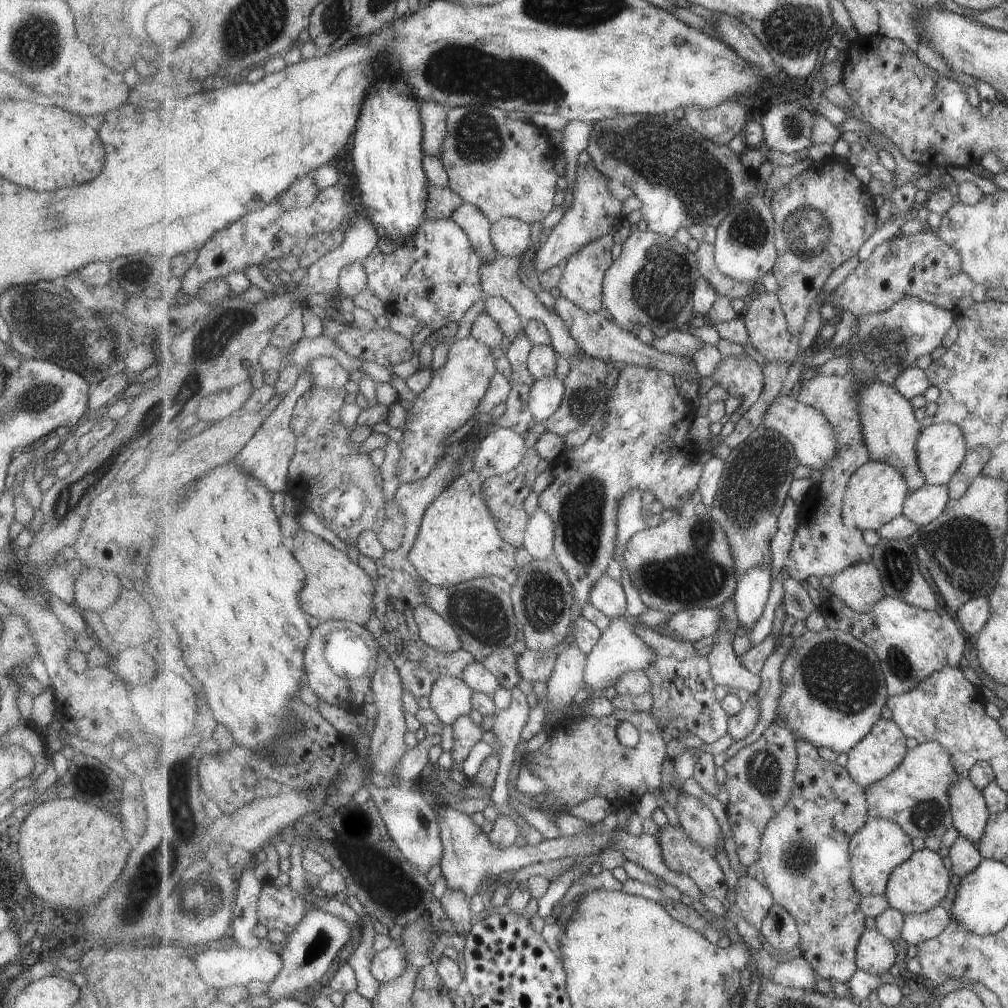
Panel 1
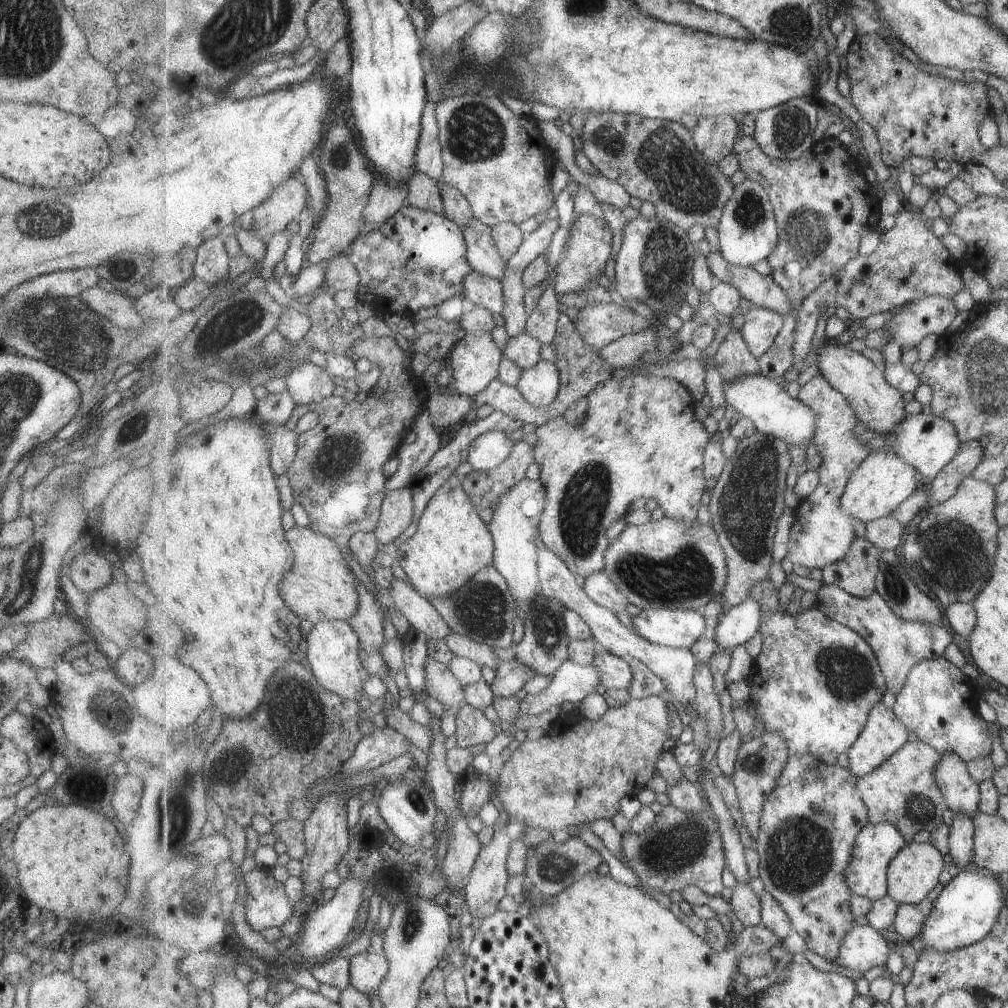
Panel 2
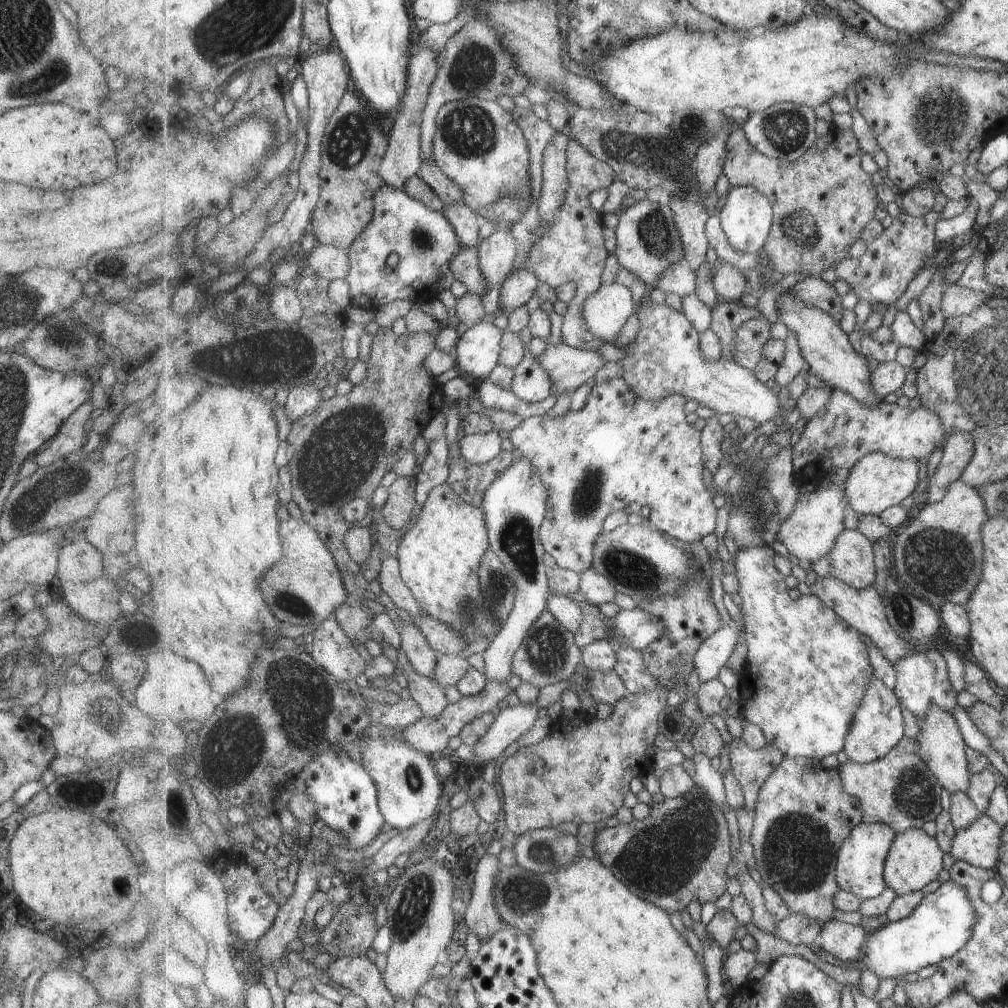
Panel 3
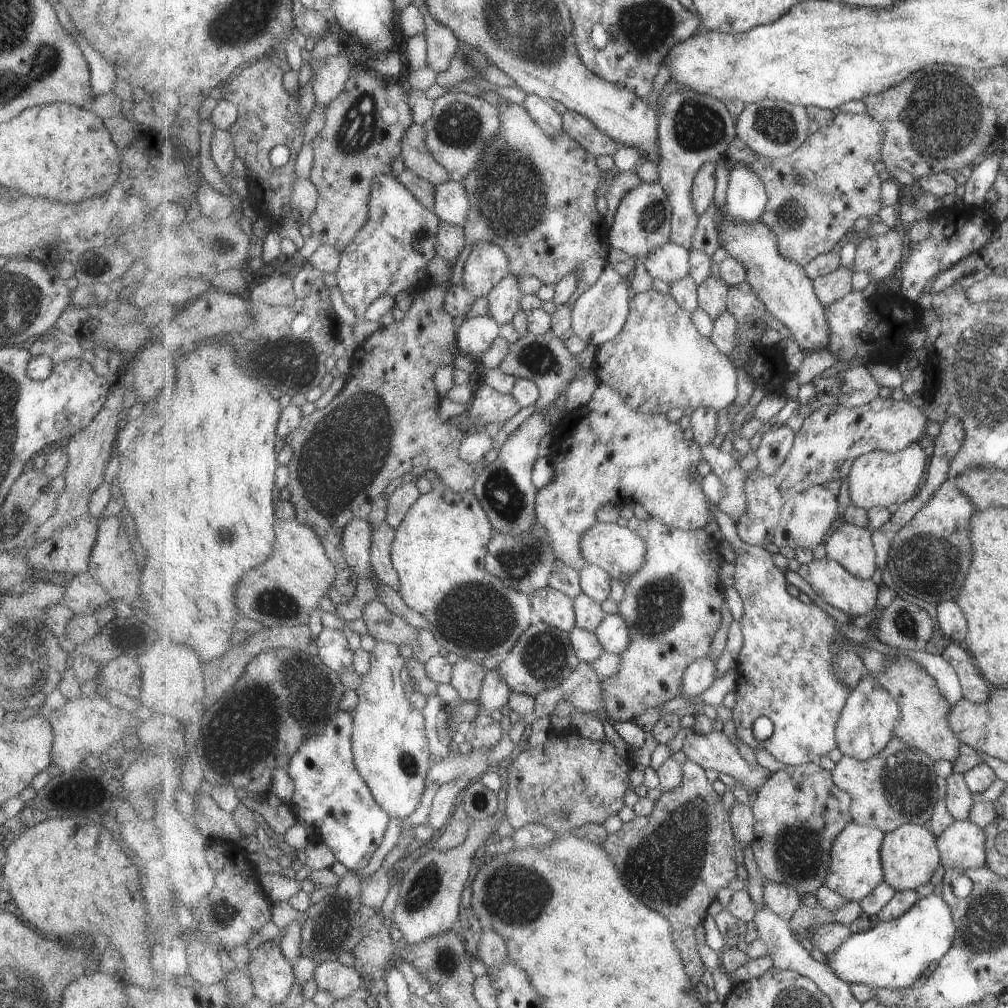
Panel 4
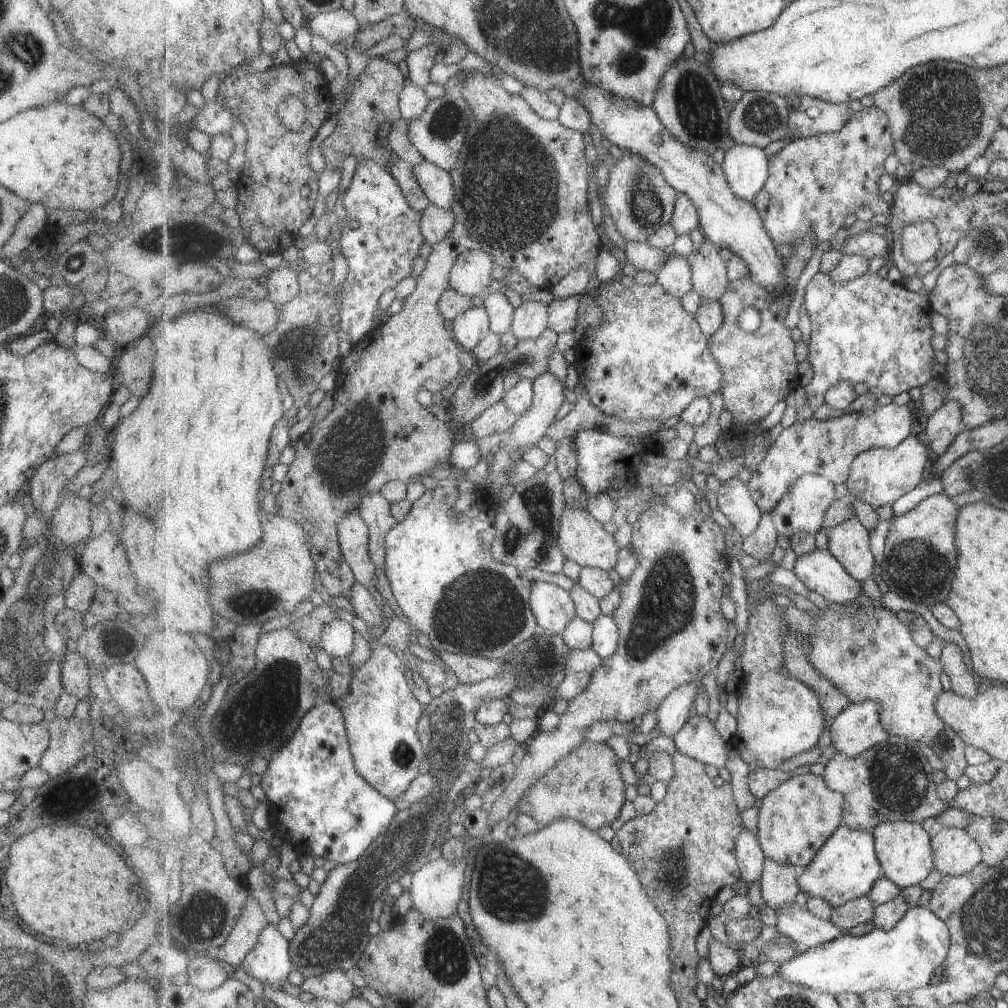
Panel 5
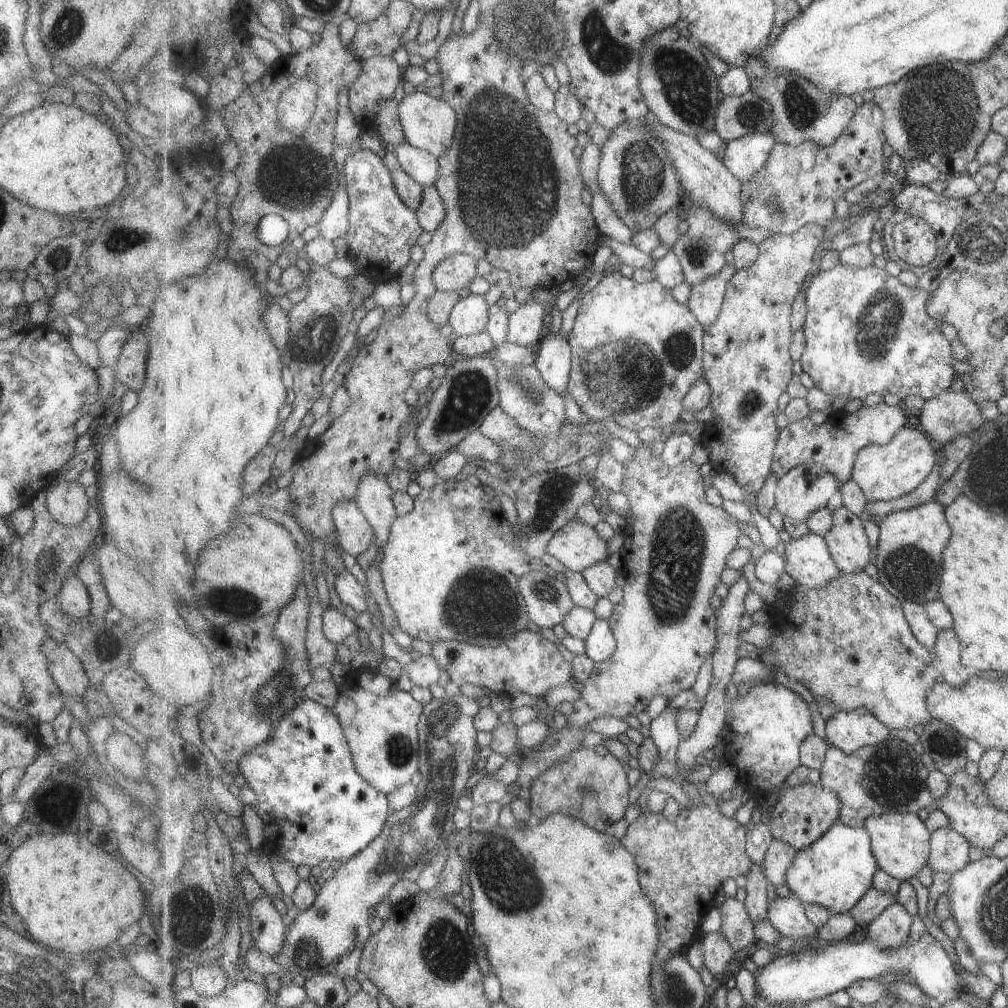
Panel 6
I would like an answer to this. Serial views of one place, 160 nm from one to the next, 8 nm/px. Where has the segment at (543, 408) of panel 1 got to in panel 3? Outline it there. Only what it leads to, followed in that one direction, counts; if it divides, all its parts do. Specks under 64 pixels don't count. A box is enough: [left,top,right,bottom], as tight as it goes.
[511,326,552,403]

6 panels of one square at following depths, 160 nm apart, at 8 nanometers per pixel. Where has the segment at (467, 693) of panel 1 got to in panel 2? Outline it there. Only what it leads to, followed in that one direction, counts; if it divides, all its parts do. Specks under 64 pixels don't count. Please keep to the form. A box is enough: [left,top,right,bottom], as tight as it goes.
[425,656,465,706]

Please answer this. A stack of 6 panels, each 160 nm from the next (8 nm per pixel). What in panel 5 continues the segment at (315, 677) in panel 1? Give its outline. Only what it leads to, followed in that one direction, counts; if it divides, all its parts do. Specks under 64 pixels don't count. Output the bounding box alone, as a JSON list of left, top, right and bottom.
[322,619,356,658]

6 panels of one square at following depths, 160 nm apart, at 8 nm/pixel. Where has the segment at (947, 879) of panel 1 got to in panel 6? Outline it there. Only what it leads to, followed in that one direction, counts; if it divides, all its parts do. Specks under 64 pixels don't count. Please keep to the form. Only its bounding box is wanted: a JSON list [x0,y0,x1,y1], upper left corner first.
[865,813,932,881]

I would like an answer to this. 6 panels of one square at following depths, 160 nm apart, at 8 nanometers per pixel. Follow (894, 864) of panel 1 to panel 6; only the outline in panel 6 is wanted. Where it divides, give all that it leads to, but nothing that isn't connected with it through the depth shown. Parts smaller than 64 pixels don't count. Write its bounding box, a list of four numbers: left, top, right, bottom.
[786,822,880,915]

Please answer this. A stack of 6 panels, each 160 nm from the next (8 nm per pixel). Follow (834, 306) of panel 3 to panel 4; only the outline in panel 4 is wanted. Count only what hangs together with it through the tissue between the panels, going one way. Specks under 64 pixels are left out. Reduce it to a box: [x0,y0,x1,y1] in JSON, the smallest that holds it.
[814,265,855,306]

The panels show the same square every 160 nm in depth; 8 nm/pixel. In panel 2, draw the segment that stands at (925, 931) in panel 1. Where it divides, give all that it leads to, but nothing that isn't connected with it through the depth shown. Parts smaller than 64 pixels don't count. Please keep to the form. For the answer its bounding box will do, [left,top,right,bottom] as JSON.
[894,897,934,942]

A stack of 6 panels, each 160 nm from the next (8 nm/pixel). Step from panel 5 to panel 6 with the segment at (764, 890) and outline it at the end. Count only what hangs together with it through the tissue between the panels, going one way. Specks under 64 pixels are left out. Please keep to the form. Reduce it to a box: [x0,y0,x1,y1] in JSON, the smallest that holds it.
[764,839,798,886]

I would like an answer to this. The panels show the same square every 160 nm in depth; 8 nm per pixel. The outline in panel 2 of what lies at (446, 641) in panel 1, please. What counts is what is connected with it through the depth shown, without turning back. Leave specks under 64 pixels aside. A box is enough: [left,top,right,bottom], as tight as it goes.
[389,577,453,639]

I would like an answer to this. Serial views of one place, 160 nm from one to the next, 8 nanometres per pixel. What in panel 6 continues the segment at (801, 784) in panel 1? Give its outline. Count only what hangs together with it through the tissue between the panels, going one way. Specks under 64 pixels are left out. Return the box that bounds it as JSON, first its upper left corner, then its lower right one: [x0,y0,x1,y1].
[769,783,841,852]

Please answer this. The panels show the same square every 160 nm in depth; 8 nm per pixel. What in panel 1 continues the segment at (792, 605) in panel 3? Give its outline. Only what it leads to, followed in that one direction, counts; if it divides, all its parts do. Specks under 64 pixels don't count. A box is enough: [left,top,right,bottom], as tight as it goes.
[776,630,888,754]

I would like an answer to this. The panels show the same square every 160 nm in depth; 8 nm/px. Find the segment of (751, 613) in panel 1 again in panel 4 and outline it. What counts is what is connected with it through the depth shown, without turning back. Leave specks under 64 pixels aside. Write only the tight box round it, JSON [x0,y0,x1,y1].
[682,655,718,698]

